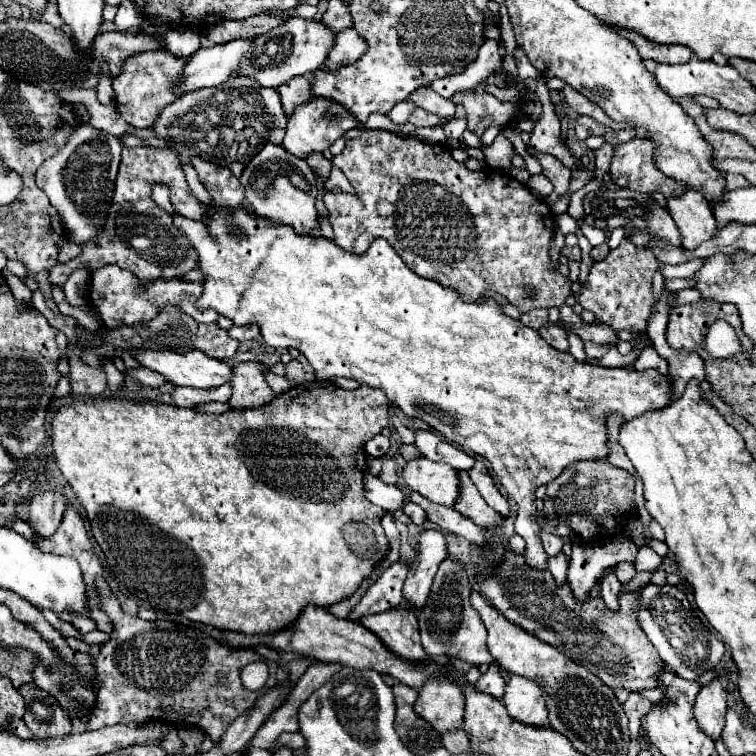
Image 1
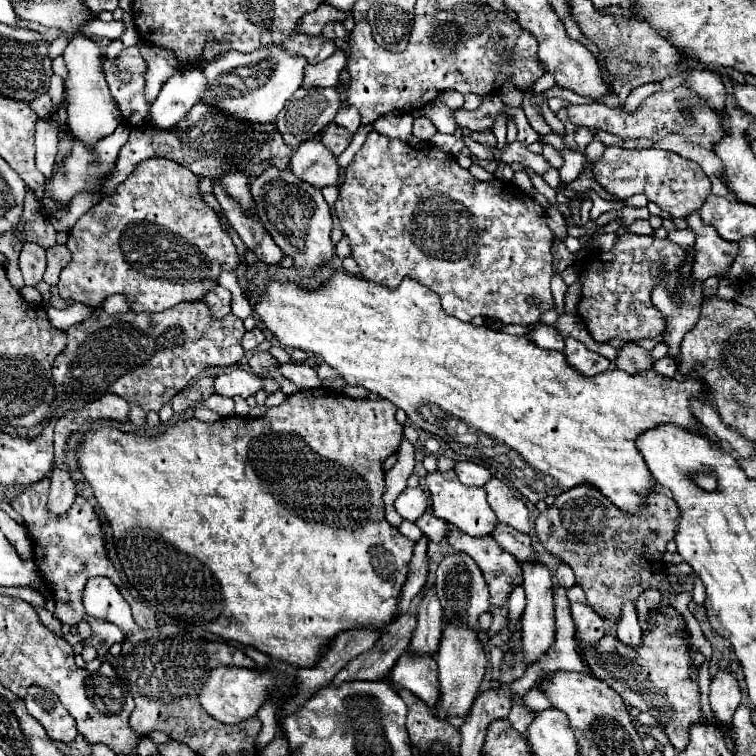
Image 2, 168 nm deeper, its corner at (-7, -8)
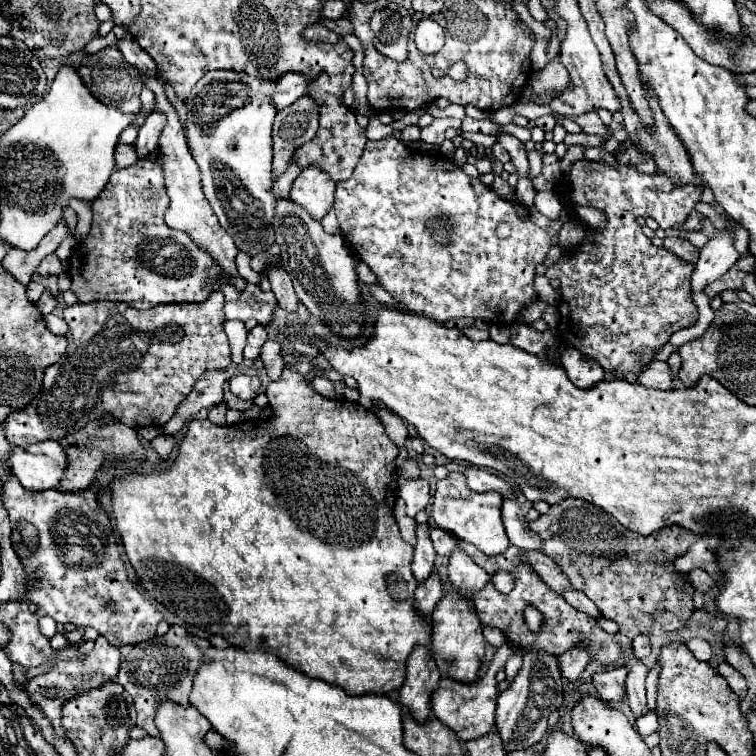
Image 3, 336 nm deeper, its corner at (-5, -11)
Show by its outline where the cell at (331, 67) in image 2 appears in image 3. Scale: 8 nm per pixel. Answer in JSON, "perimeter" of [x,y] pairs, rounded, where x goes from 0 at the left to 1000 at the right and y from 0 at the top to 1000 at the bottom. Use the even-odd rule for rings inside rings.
{"perimeter":[[[374,99],[366,107],[366,118],[358,126],[358,136],[364,139],[366,147],[382,142],[385,136],[390,136],[398,126],[403,126],[406,118],[406,104],[401,99]]]}

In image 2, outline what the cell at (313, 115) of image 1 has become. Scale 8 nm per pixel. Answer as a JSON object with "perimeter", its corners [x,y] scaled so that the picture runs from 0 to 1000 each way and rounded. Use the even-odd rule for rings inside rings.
{"perimeter":[[[422,180],[396,190],[385,206],[385,225],[393,235],[422,249],[446,243],[448,220],[440,201],[425,188]]]}

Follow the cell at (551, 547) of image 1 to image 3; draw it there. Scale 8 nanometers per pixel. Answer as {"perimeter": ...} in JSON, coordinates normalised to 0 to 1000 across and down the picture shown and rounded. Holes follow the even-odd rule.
{"perimeter":[[[753,779],[753,782],[747,782],[745,784],[745,790],[761,803],[761,806],[766,806],[766,808],[771,808],[771,811],[776,811],[776,813],[782,813],[782,816],[787,816],[787,819],[792,819],[792,816],[798,816],[795,813],[795,808],[776,792],[776,787],[774,784],[769,784],[769,782],[761,782],[761,779]]]}

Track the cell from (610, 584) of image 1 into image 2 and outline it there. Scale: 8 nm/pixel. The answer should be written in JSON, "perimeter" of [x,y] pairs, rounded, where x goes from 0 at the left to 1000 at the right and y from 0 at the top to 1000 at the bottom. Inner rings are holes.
{"perimeter":[[[835,794],[824,796],[824,810],[816,823],[816,841],[832,854],[843,854],[848,849],[848,828],[843,820],[840,799]]]}

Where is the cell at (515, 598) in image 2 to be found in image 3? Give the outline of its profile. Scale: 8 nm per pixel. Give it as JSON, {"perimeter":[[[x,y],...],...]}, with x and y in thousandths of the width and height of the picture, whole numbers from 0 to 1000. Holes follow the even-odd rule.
{"perimeter":[[[665,853],[657,858],[657,866],[655,872],[649,874],[644,890],[628,901],[628,903],[604,903],[599,898],[583,898],[581,903],[581,914],[575,914],[573,919],[573,943],[581,954],[586,954],[591,962],[597,962],[610,980],[620,980],[620,978],[631,978],[631,975],[639,975],[644,972],[649,964],[652,964],[652,946],[655,946],[655,933],[657,933],[657,922],[660,922],[660,911],[657,911],[657,901],[655,901],[655,893],[660,888],[660,882],[668,880],[668,874],[673,872],[673,866],[679,864],[679,856],[676,853]]]}

